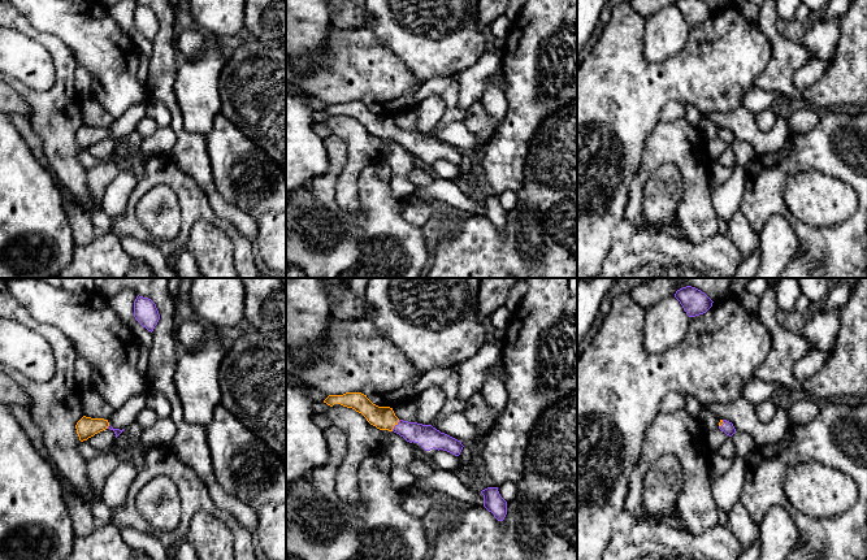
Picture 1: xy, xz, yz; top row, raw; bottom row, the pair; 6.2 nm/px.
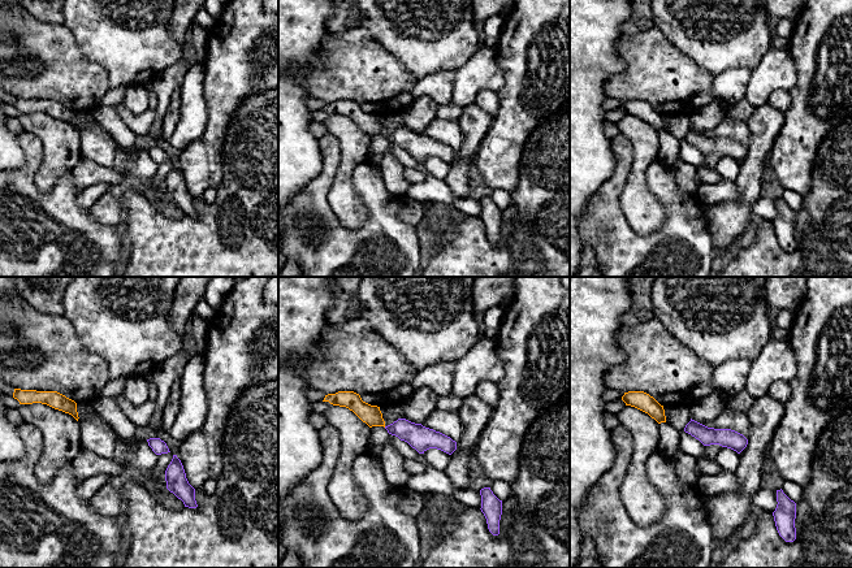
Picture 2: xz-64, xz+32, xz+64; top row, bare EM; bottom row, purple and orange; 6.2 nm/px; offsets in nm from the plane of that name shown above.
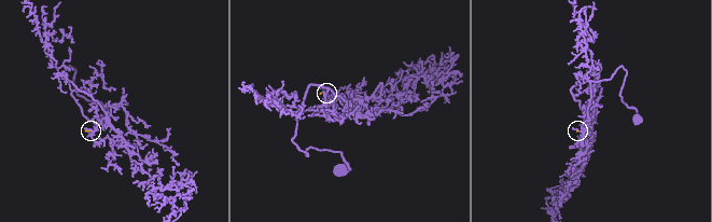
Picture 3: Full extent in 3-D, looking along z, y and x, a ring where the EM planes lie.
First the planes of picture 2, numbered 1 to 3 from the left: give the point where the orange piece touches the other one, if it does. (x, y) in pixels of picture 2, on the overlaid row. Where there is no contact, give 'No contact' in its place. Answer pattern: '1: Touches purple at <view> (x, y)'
1: No contact
2: No contact
3: No contact

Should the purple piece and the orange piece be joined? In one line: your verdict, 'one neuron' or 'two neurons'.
one neuron

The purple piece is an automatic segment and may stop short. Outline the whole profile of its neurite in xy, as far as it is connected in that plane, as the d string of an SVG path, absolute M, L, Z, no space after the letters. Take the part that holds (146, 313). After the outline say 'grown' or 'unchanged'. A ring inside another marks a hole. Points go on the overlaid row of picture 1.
M139 295L134 301L134 317L143 327L151 333L160 320L156 304L151 299Z | unchanged

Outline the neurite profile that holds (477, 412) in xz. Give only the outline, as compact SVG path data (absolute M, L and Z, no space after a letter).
M474 394L471 399L468 399L463 414L468 422L477 427L478 440L484 439L497 418L497 414L491 411L481 394Z

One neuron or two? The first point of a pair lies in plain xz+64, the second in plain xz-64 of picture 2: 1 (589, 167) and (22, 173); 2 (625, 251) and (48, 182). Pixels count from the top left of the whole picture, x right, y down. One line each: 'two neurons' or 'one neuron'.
1: two neurons
2: two neurons

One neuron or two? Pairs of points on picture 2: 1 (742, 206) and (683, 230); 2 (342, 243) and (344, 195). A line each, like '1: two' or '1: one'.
1: two
2: two

